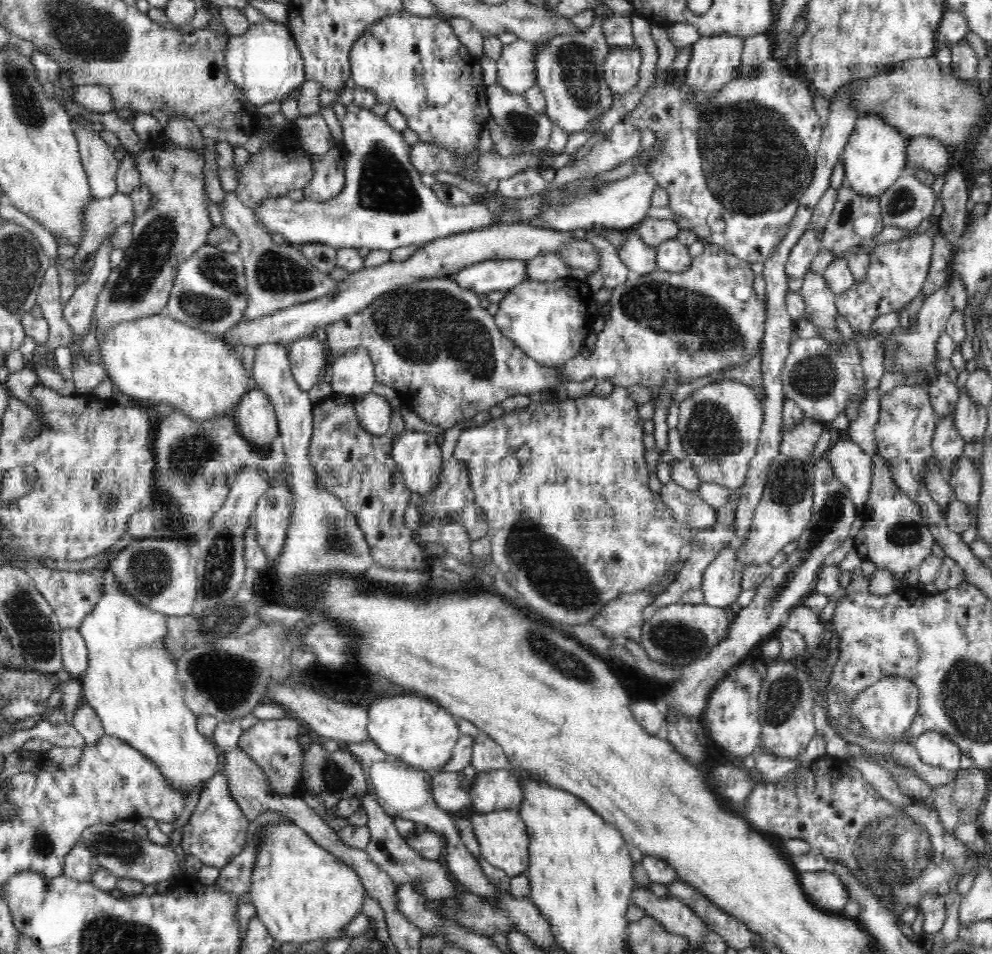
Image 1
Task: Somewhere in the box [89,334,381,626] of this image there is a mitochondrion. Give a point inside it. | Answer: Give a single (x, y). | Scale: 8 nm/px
(186, 456)

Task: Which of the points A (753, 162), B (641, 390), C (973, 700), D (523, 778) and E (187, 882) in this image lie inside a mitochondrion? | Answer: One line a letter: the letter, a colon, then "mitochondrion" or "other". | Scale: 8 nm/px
A: mitochondrion
B: other
C: mitochondrion
D: other
E: other

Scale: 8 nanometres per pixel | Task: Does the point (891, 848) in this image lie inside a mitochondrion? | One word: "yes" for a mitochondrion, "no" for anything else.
yes

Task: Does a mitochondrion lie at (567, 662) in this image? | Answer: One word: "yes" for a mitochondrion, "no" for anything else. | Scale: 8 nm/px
yes

